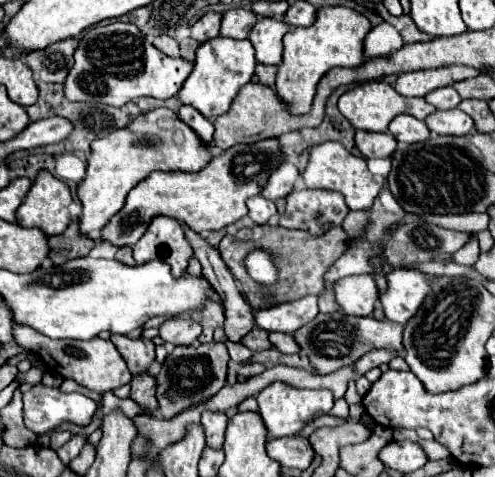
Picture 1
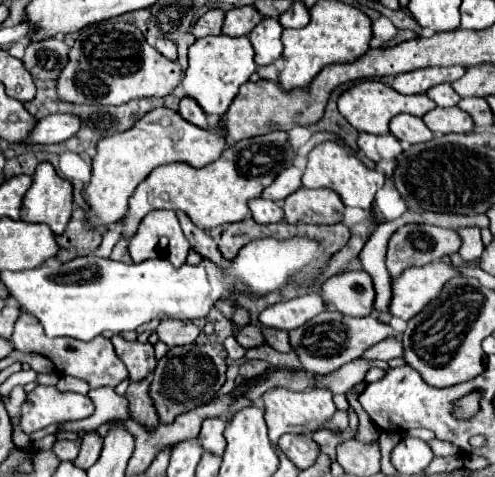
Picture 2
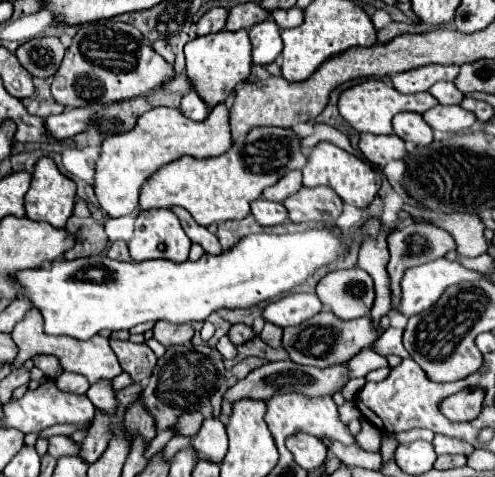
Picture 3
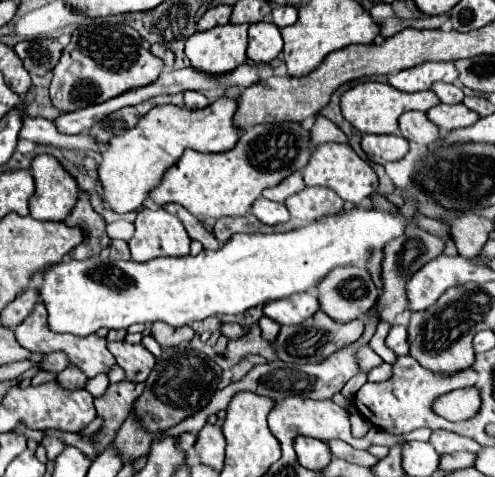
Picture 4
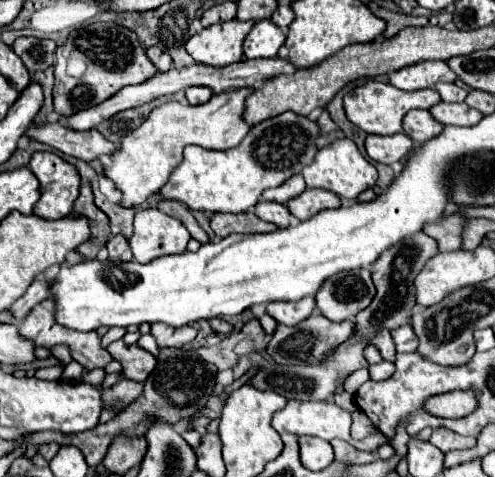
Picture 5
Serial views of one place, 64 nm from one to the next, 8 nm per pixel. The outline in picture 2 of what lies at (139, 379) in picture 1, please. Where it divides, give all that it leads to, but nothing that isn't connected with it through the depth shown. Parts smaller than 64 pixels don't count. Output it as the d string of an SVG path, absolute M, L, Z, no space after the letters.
M150 380L130 382L126 398L130 404L130 418L152 432L158 426L158 416L156 416L156 410L152 408L152 400L148 396L148 384L150 384Z

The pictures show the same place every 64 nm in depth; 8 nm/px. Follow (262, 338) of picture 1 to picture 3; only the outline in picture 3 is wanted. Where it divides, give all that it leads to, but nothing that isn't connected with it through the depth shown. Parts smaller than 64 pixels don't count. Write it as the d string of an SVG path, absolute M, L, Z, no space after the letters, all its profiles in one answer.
M234 324L230 330L228 330L228 338L232 344L242 344L250 338L254 338L254 330L246 324Z

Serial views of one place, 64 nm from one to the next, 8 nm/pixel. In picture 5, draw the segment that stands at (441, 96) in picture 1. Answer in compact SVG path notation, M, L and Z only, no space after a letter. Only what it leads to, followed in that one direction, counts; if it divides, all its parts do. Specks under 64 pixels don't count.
M446 82L436 84L436 90L444 102L464 102L464 98L468 94L464 88L460 88L456 84L446 84Z

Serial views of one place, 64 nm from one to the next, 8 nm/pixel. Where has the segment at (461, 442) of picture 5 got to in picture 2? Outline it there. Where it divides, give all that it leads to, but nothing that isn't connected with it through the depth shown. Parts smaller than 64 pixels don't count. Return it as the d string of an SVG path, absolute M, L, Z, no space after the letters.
M430 440L430 448L434 452L434 456L452 456L452 454L460 454L460 450L452 444L452 442L444 442L444 440Z

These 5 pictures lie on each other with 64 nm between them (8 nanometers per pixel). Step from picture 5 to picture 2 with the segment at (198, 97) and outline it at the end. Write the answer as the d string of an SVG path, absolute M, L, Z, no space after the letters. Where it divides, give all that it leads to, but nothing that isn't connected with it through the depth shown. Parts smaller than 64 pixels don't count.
M184 96L180 100L180 116L188 122L192 122L194 126L200 126L200 128L208 128L208 114L200 108L200 104L196 100L192 100L190 96Z

